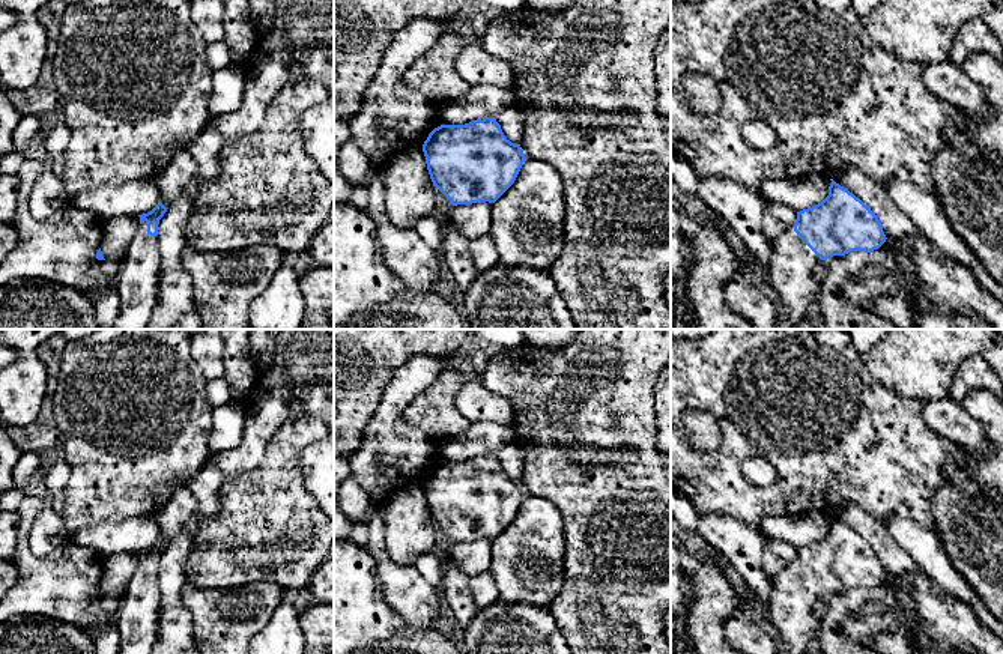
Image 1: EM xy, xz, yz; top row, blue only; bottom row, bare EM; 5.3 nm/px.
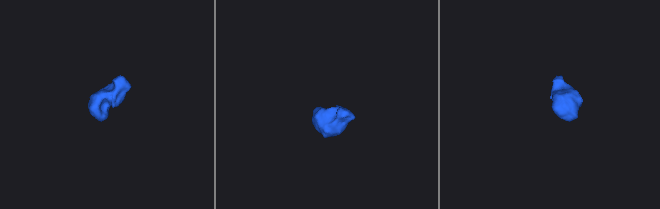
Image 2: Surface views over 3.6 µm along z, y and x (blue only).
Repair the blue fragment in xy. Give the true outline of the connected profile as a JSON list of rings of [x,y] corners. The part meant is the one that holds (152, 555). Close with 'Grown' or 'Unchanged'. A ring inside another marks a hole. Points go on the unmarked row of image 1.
[[[158,541],[147,550],[138,552],[137,564],[123,598],[119,601],[116,627],[120,634],[119,654],[150,654],[158,639],[161,591],[158,586],[158,559],[167,544]]]. Grown

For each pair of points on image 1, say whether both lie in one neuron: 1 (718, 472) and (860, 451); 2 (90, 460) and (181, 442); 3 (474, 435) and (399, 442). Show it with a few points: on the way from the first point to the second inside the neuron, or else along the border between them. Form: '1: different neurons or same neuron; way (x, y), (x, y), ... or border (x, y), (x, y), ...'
1: same neuron; way (754, 442), (808, 442), (820, 454), (824, 454)
2: same neuron; way (113, 460), (122, 460), (130, 453), (158, 453)
3: different neurons; border (436, 442), (436, 454), (439, 457)

